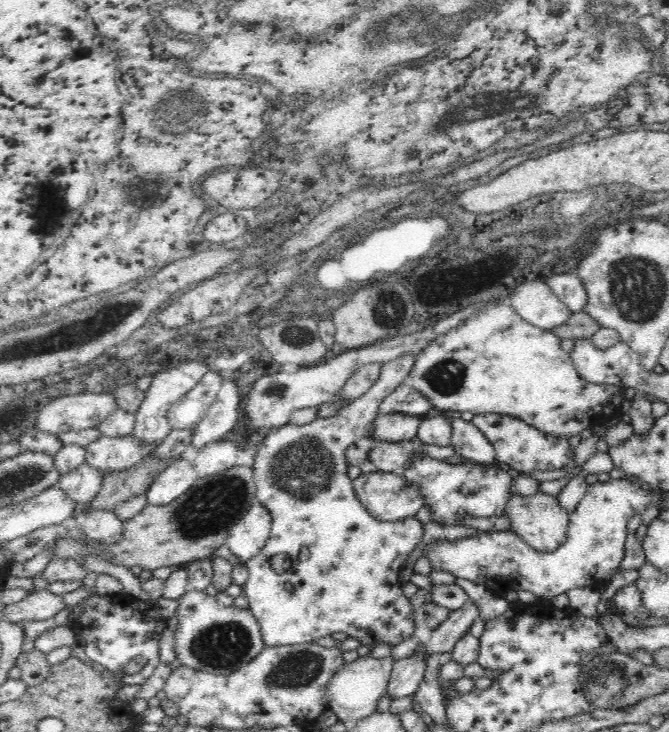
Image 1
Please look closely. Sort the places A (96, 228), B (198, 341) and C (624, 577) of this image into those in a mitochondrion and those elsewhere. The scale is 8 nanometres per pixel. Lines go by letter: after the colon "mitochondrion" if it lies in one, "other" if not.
A: other
B: other
C: other

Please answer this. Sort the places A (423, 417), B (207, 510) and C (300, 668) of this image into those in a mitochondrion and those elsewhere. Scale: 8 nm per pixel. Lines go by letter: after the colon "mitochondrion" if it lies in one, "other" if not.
A: other
B: mitochondrion
C: mitochondrion

